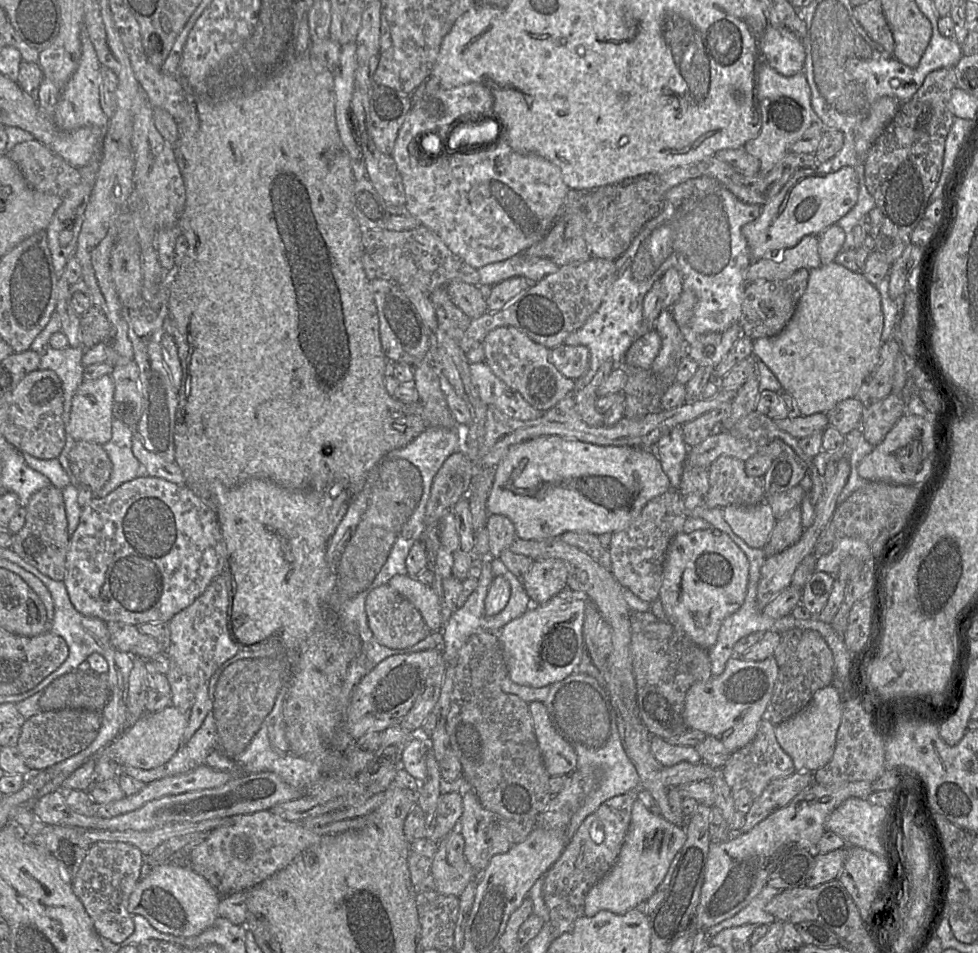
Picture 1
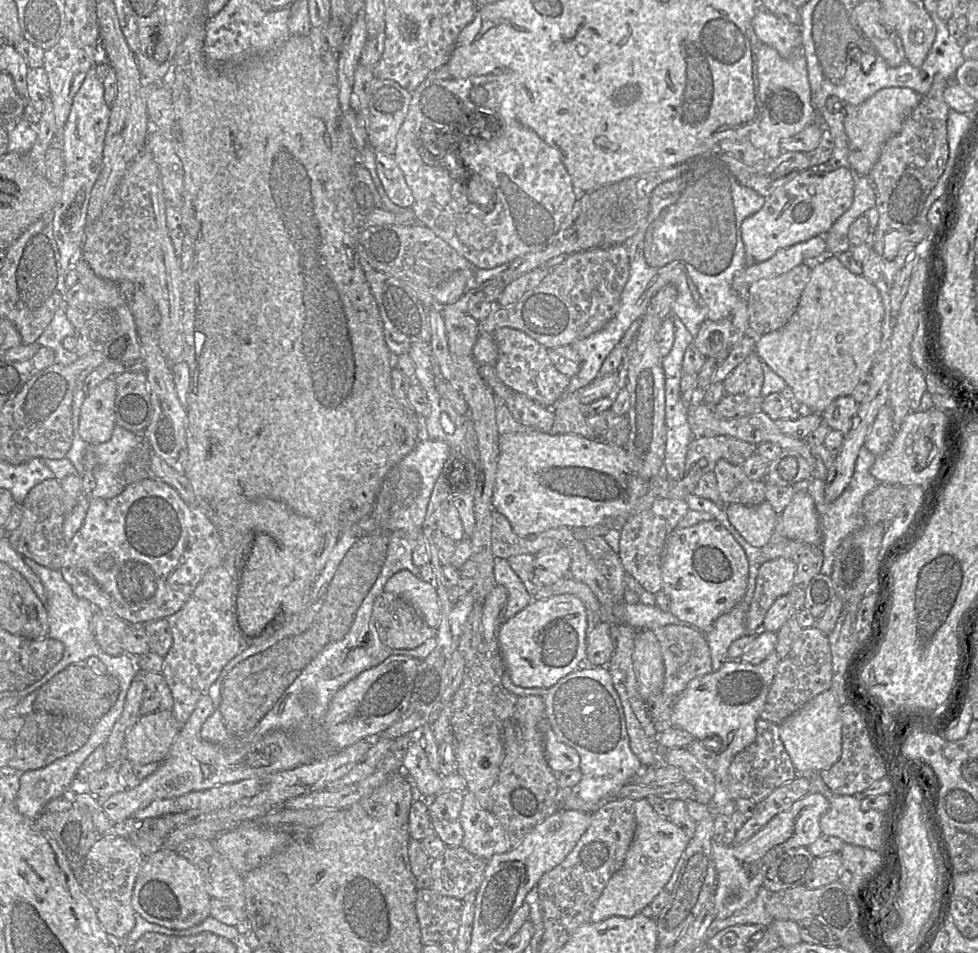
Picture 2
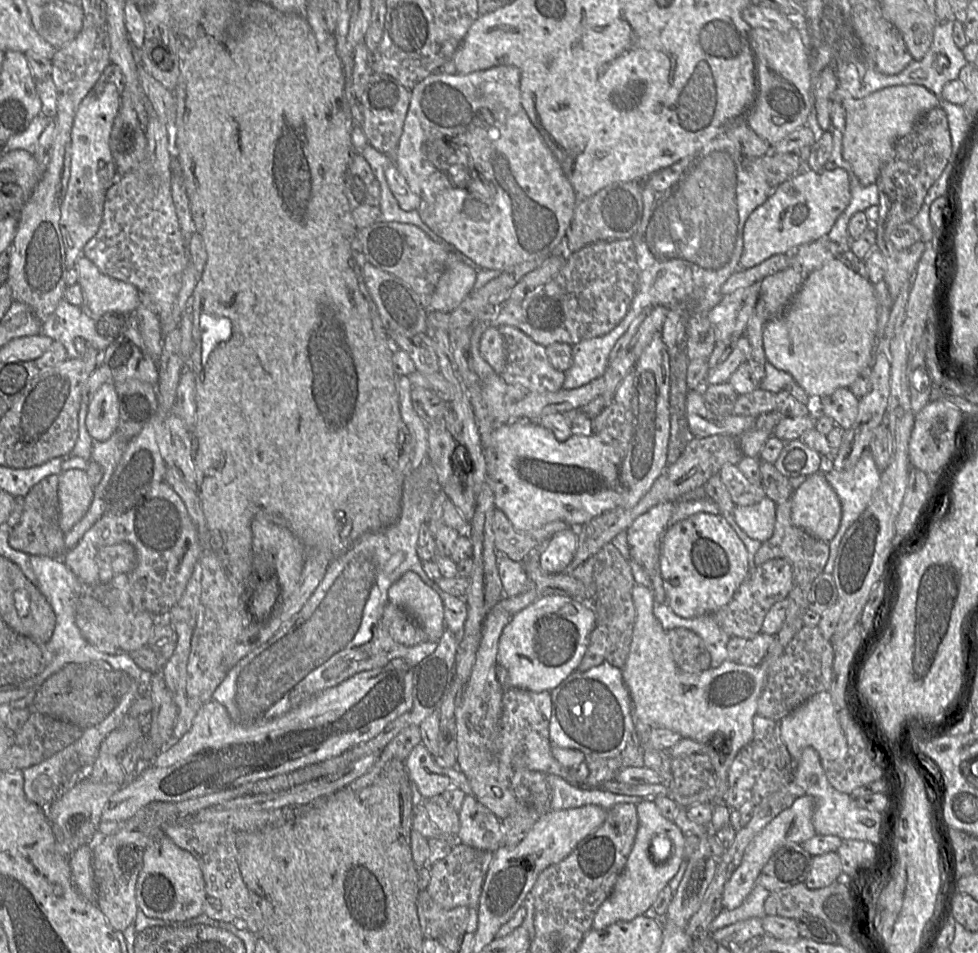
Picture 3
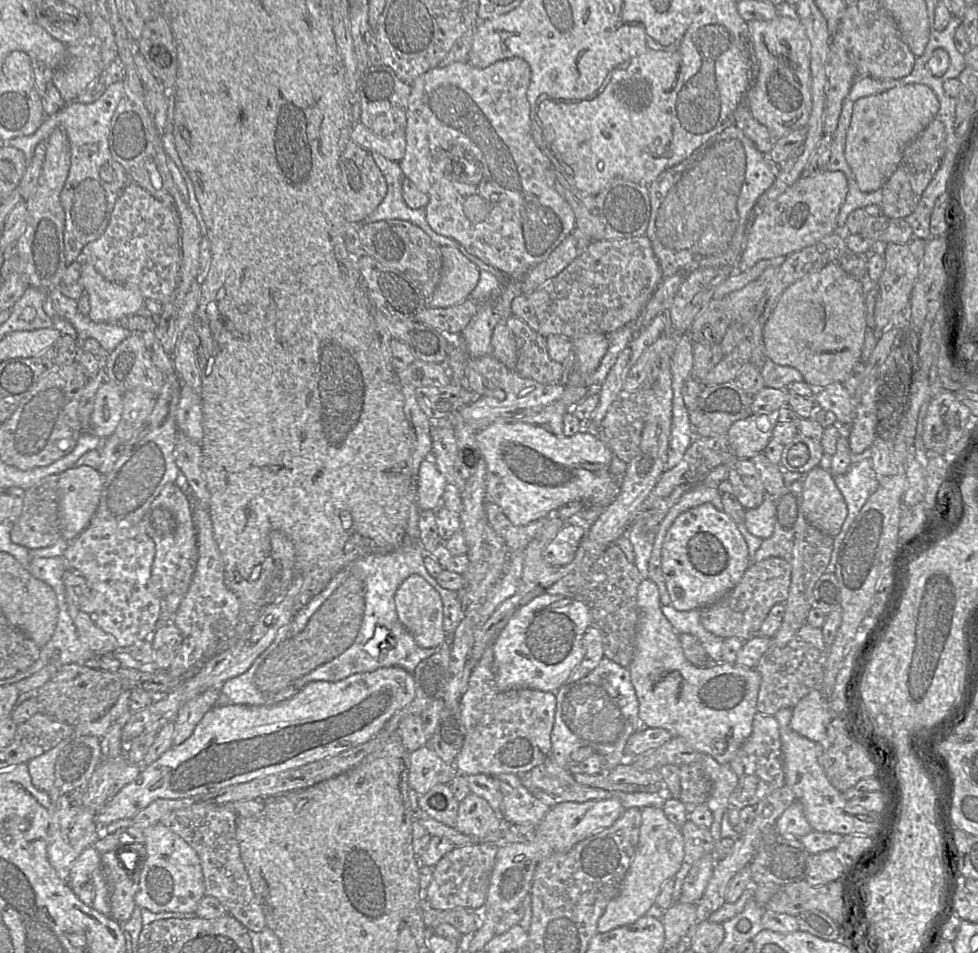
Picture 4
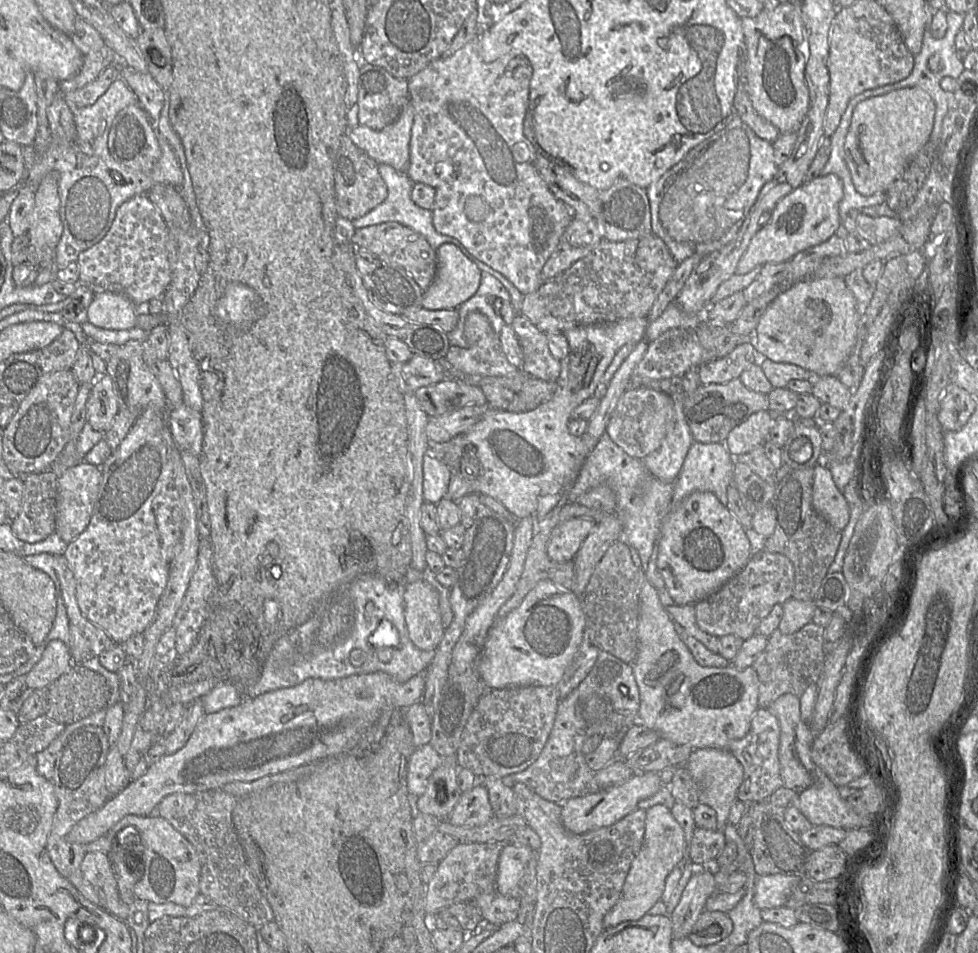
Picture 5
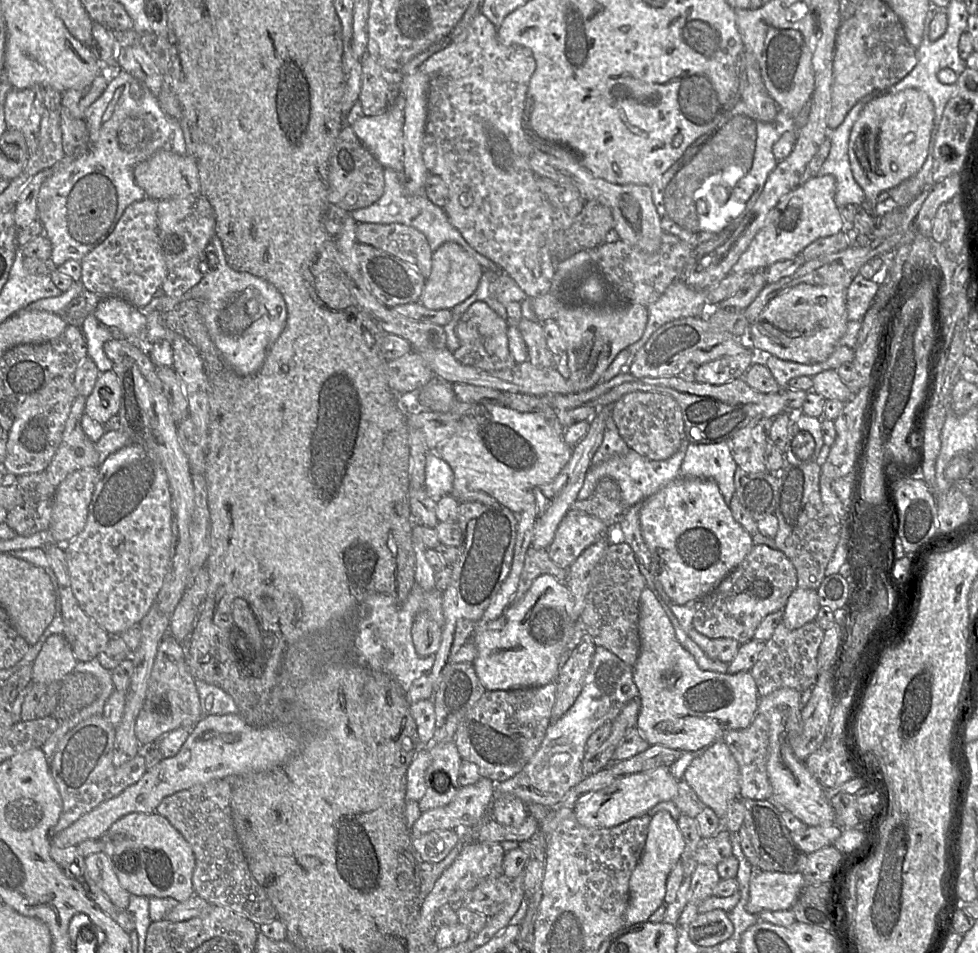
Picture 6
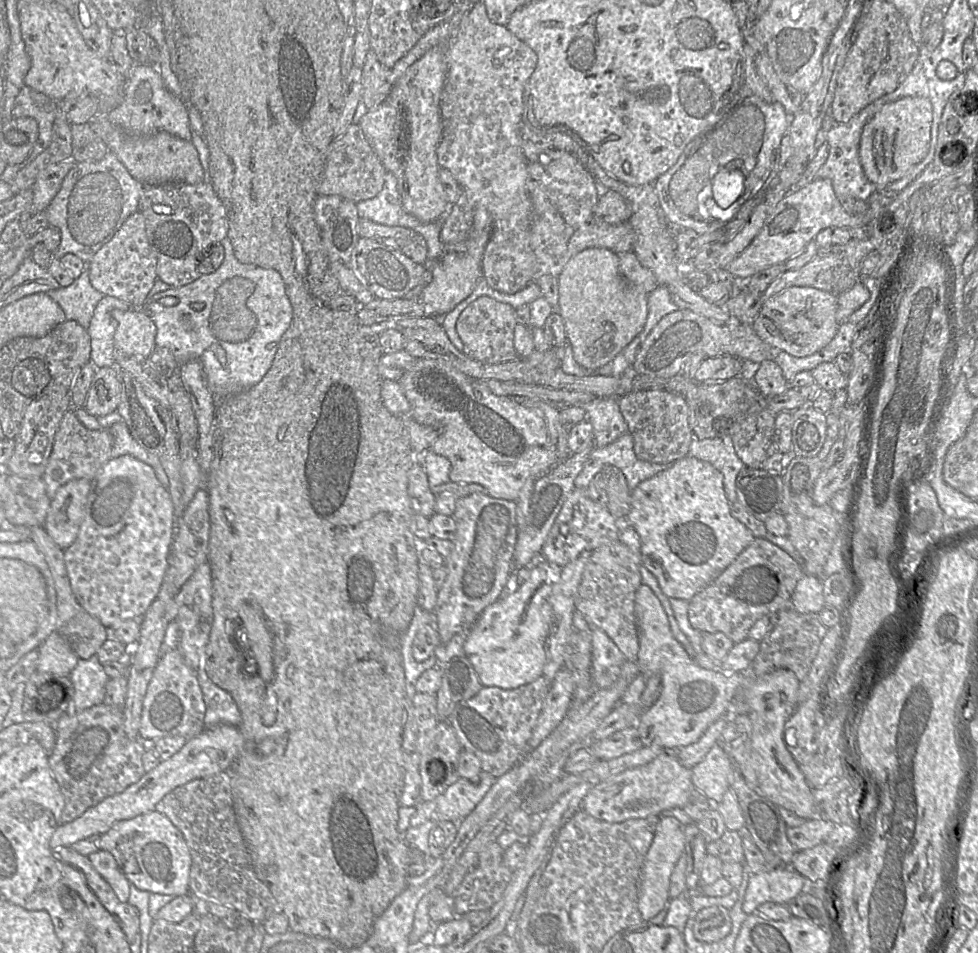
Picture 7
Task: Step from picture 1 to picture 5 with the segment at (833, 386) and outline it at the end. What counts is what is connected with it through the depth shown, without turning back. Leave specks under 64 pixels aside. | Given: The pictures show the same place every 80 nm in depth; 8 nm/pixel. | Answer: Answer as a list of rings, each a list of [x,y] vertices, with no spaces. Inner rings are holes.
[[[805,278],[795,282],[773,299],[760,317],[752,339],[759,356],[765,356],[774,362],[798,365],[812,371],[815,377],[837,375],[846,365],[855,345],[859,320],[855,298],[844,278]]]

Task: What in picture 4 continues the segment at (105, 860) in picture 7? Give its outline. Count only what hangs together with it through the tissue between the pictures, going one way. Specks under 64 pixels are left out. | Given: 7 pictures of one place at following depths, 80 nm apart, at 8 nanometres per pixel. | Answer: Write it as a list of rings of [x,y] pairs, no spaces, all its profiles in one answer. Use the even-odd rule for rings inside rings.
[[[93,846],[83,850],[73,863],[68,884],[85,904],[104,915],[110,915],[111,906],[102,871],[101,853]]]

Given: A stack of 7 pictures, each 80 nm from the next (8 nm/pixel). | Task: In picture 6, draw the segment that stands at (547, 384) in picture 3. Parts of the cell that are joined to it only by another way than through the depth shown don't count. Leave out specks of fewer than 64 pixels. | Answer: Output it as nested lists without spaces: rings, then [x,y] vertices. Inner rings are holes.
[[[523,317],[517,327],[527,347],[528,361],[539,368],[557,368],[558,357],[547,346],[543,323]]]

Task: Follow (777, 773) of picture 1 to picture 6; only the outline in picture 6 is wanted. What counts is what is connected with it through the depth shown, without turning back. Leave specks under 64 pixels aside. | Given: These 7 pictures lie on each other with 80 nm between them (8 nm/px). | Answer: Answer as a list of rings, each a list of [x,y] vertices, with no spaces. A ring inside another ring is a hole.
[[[756,713],[751,724],[744,729],[727,732],[722,741],[727,745],[731,754],[737,761],[740,771],[739,798],[764,800],[770,799],[772,787],[767,774],[769,724],[766,718]]]

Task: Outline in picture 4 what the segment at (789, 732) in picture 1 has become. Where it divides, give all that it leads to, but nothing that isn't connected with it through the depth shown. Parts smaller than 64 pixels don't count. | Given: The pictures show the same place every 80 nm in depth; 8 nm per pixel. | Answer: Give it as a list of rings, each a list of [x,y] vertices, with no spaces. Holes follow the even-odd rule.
[[[813,690],[793,708],[790,728],[822,748],[829,748],[827,729],[833,715],[826,695],[821,690]]]

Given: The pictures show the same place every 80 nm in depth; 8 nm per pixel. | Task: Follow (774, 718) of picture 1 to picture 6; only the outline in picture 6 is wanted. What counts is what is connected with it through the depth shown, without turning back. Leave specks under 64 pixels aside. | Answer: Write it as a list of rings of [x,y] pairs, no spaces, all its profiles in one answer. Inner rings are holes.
[[[814,621],[793,630],[788,629],[781,622],[771,638],[765,642],[758,661],[750,670],[759,697],[767,696],[780,688],[793,688],[799,692],[812,689],[819,675],[817,655],[824,632]]]

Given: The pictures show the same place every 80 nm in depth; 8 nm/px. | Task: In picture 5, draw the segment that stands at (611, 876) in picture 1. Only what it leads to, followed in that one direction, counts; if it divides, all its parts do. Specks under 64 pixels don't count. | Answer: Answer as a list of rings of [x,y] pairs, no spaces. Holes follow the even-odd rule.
[[[664,805],[648,808],[642,847],[631,864],[620,898],[603,919],[604,929],[613,928],[628,921],[637,921],[646,915],[650,908],[661,899],[667,876],[674,867],[684,861],[685,855],[684,832],[670,809]]]

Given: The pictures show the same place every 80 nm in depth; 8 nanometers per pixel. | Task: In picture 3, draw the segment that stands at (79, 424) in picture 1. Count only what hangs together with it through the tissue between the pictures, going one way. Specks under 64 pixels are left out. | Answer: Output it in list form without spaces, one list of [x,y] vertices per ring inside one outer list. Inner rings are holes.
[[[113,382],[102,384],[88,403],[86,428],[93,441],[103,442],[117,430],[118,397]]]

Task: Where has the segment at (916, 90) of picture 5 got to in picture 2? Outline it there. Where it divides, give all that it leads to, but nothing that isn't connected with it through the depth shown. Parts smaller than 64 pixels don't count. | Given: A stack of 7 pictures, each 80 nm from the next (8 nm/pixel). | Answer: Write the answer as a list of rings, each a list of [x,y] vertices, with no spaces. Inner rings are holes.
[[[888,87],[878,90],[858,106],[845,106],[843,124],[848,139],[848,161],[855,171],[868,175],[886,140],[900,131],[903,121],[923,96],[911,88]]]

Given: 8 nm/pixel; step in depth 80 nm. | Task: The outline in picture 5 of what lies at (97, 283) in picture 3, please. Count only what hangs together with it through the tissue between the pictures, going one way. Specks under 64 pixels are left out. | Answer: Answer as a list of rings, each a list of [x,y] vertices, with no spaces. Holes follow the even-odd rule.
[[[94,293],[88,309],[88,321],[94,326],[110,330],[129,330],[136,327],[137,306],[126,296],[112,293]]]

